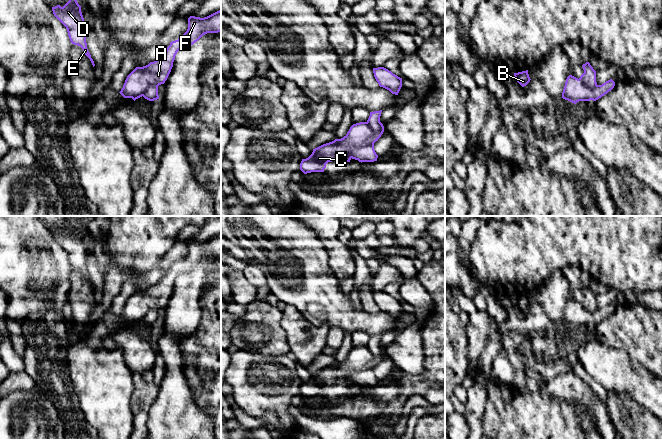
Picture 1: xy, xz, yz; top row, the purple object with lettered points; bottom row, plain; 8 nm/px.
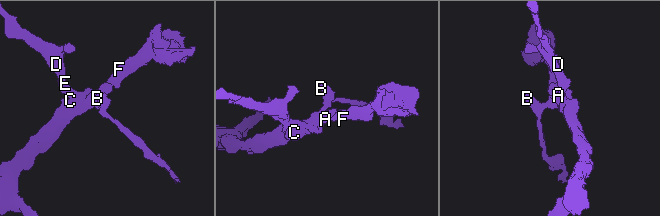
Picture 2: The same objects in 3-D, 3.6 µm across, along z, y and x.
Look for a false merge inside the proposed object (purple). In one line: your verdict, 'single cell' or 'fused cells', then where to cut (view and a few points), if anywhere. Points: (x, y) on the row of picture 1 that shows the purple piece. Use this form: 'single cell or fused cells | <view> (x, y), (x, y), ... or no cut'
fused cells | xz (373, 143), (352, 148), (347, 153)

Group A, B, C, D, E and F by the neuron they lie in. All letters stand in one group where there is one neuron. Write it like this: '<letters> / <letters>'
A C F / B D E

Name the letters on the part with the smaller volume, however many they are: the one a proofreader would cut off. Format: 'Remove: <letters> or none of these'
Remove: B, D, E

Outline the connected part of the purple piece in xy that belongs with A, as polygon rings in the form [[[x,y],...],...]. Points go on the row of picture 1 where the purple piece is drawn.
[[[221,10],[204,18],[190,16],[187,31],[177,40],[170,42],[166,51],[154,62],[136,67],[126,78],[119,92],[124,98],[134,101],[143,96],[149,86],[159,86],[167,80],[175,56],[180,49],[189,47],[207,33],[221,32]]]

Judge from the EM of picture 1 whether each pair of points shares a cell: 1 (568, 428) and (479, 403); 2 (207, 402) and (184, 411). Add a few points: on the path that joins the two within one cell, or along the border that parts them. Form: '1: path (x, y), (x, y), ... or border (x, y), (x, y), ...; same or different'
1: border (487, 381), (486, 404), (481, 427); different
2: border (189, 384), (193, 400), (210, 417); different

